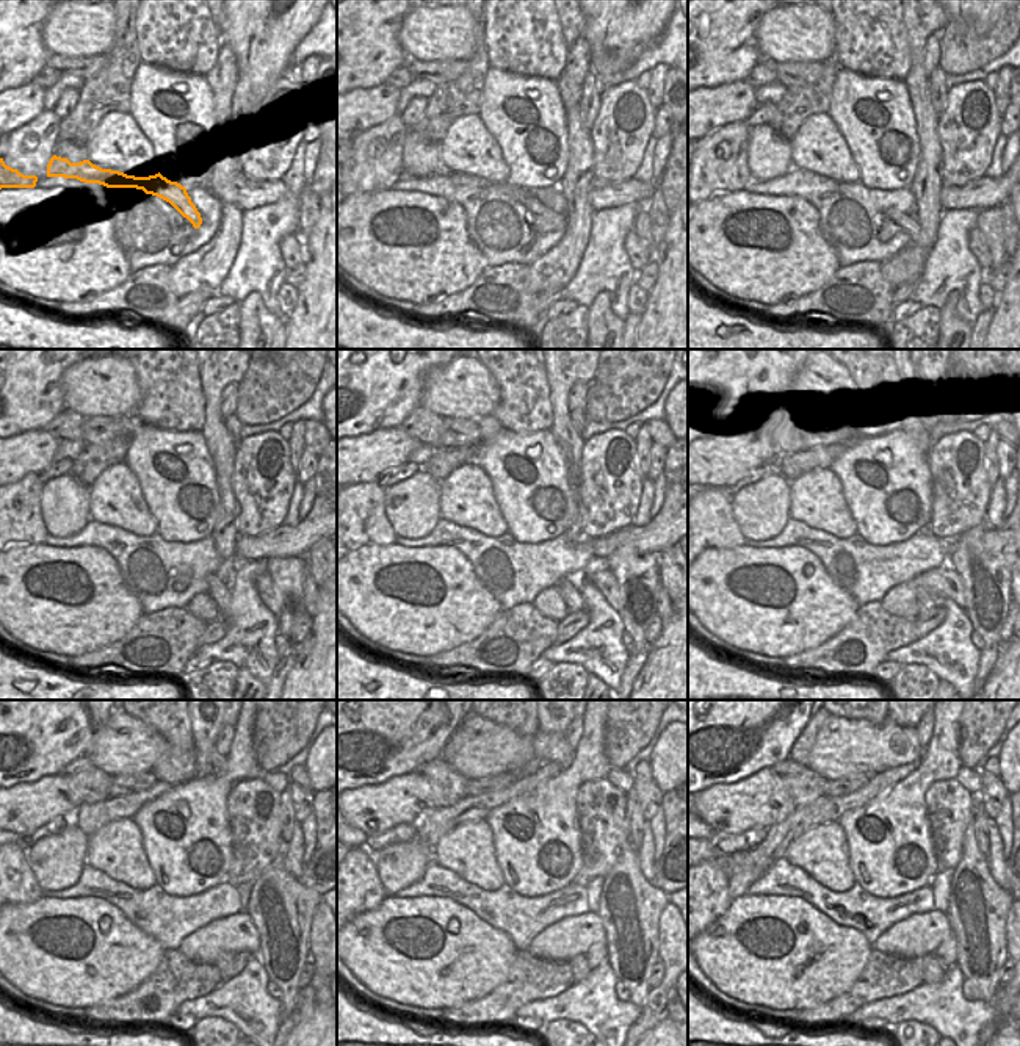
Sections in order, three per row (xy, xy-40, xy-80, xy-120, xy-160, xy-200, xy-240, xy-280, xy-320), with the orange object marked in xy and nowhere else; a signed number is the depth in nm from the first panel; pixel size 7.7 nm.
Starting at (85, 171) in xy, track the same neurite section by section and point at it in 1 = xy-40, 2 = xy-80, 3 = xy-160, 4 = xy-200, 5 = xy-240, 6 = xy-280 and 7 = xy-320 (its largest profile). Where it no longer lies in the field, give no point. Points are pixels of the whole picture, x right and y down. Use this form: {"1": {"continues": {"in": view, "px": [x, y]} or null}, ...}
{"1": {"continues": {"in": "xy-40", "px": [531, 204]}}, "2": {"continues": {"in": "xy-80", "px": [911, 226]}}, "3": {"continues": {"in": "xy-160", "px": [571, 586]}}, "4": {"continues": {"in": "xy-200", "px": [926, 603]}}, "5": {"continues": {"in": "xy-240", "px": [226, 960]}}, "6": {"continues": {"in": "xy-280", "px": [578, 966]}}, "7": {"continues": {"in": "xy-320", "px": [934, 973]}}}

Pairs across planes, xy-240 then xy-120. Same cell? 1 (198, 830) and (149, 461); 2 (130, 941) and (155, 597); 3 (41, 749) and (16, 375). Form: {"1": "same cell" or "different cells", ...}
{"1": "same cell", "2": "different cells", "3": "same cell"}

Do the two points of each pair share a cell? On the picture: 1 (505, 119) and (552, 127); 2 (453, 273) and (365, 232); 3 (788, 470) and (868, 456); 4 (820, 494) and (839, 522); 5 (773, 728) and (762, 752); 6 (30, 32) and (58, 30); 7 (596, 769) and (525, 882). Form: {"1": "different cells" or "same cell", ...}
{"1": "same cell", "2": "same cell", "3": "different cells", "4": "same cell", "5": "same cell", "6": "different cells", "7": "same cell"}

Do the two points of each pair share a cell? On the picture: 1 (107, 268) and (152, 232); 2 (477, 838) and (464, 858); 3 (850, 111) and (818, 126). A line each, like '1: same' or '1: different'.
1: different
2: same
3: different

